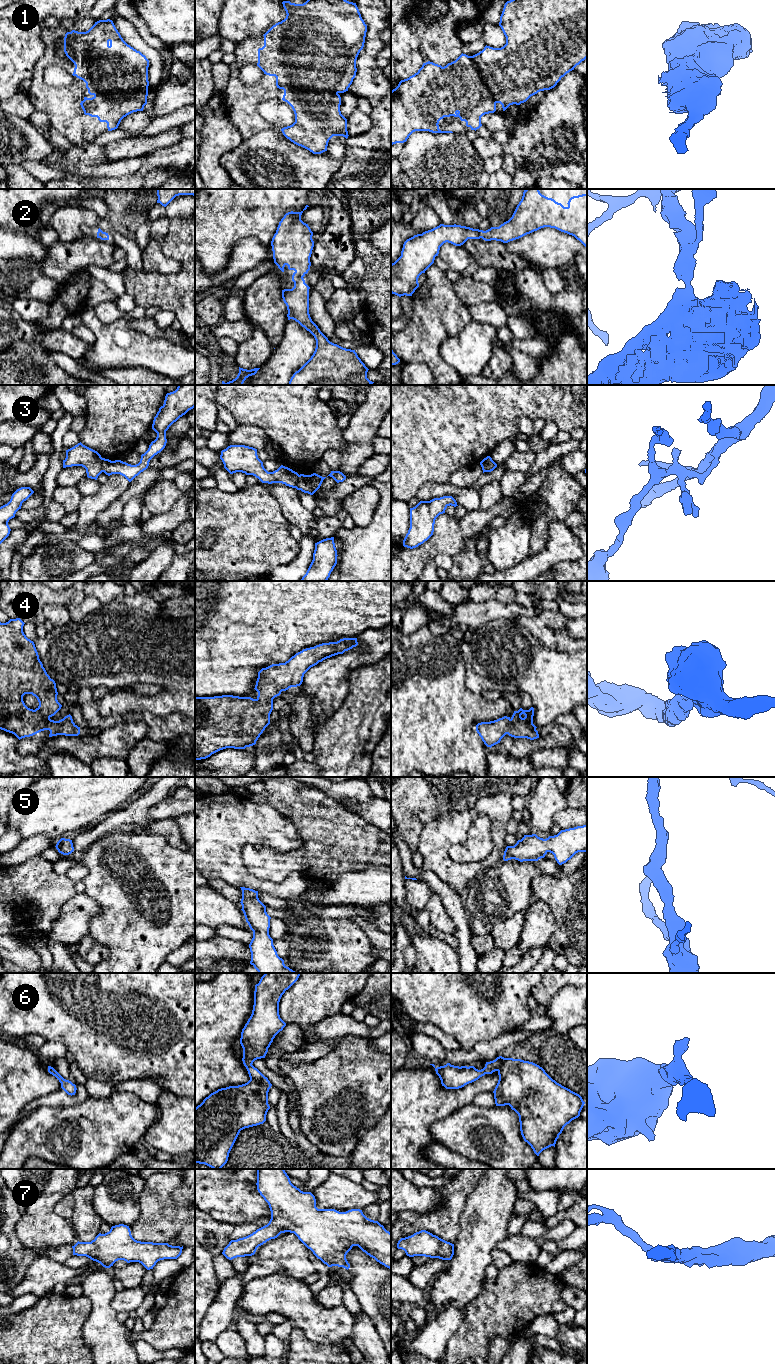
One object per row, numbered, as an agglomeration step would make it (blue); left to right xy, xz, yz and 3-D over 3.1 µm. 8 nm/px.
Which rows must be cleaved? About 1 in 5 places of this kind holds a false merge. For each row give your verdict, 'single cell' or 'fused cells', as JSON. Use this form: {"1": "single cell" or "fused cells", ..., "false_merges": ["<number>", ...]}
{"1": "single cell", "2": "single cell", "3": "fused cells", "4": "single cell", "5": "single cell", "6": "single cell", "7": "single cell", "false_merges": ["3"]}

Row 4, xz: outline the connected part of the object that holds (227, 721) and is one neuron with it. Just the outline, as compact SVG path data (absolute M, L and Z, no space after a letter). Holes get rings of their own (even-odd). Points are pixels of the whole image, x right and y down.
M343 638L337 642L322 643L314 647L303 649L296 653L285 663L272 664L262 668L258 672L255 690L258 692L256 699L251 697L239 697L233 695L222 695L214 697L195 697L195 760L206 759L212 754L226 749L245 749L256 744L256 741L270 724L270 714L273 710L273 699L291 687L300 686L304 674L319 662L332 656L343 654L345 651L358 645L357 638Z

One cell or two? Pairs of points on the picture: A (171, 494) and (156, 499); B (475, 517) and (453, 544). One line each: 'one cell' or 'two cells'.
A: one cell
B: two cells

